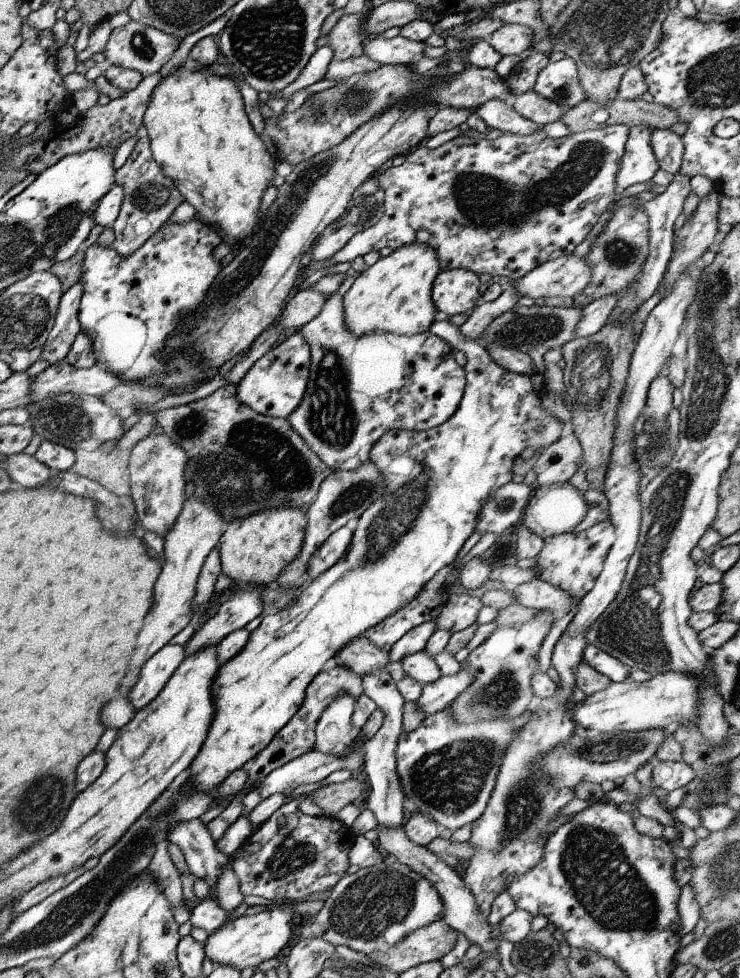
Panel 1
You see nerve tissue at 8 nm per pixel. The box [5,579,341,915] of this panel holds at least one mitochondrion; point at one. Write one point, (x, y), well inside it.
(37, 805)

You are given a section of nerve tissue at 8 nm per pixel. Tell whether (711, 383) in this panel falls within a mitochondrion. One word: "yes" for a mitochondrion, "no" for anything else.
yes

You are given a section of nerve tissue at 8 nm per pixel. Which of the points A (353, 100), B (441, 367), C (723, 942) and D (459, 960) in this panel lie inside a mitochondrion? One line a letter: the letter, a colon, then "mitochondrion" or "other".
A: mitochondrion
B: other
C: mitochondrion
D: other

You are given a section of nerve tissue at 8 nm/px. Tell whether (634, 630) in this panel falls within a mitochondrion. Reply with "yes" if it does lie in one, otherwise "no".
yes

